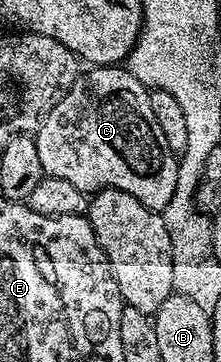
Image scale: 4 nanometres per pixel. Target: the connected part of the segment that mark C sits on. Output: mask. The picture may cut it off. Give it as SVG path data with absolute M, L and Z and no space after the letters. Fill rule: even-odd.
M121 64L116 66L93 66L86 70L89 71L86 74L84 71L84 73L77 77L71 84L67 96L63 96L63 100L59 100L59 104L55 104L55 108L51 108L51 112L43 119L40 126L37 127L35 137L37 139L37 147L39 148L39 164L43 164L48 177L68 180L70 184L75 184L75 188L79 188L80 190L86 192L122 190L131 196L135 196L135 200L139 200L147 208L158 212L164 211L167 200L171 200L171 195L175 192L179 158L167 144L167 136L163 136L163 128L159 128L159 120L155 116L155 112L151 112L149 90L139 80L135 80L135 76L131 76L129 69Z

